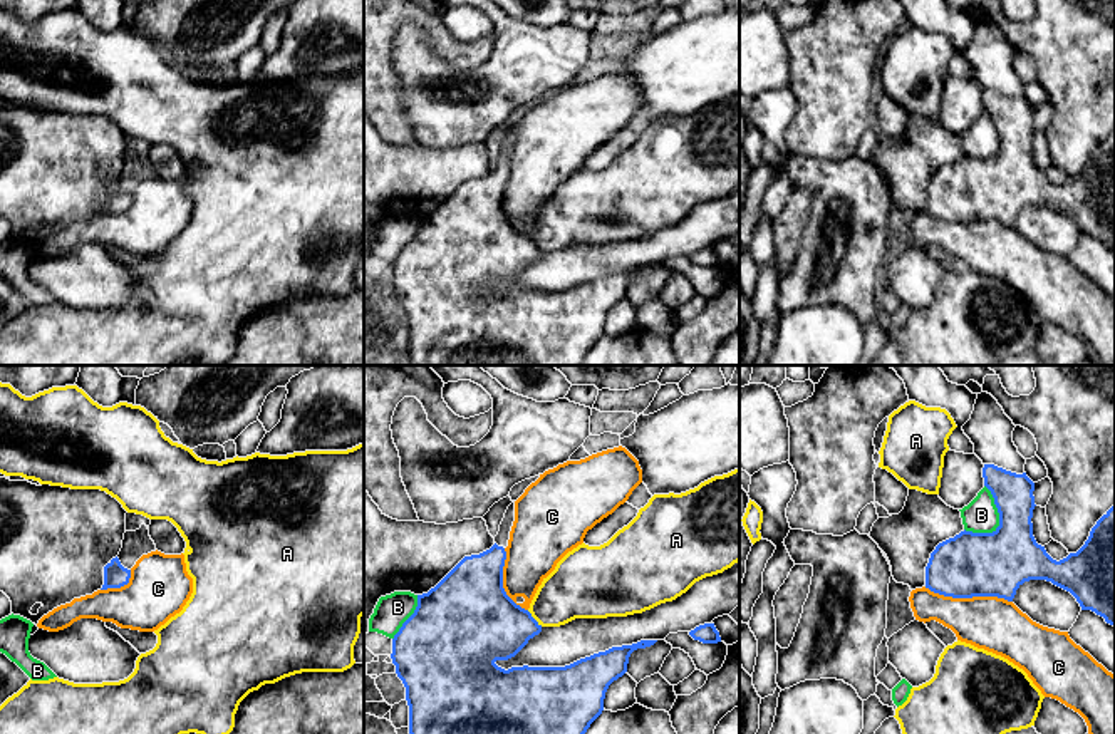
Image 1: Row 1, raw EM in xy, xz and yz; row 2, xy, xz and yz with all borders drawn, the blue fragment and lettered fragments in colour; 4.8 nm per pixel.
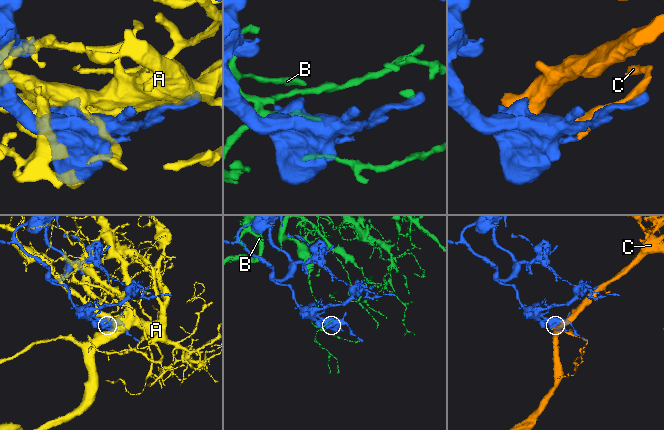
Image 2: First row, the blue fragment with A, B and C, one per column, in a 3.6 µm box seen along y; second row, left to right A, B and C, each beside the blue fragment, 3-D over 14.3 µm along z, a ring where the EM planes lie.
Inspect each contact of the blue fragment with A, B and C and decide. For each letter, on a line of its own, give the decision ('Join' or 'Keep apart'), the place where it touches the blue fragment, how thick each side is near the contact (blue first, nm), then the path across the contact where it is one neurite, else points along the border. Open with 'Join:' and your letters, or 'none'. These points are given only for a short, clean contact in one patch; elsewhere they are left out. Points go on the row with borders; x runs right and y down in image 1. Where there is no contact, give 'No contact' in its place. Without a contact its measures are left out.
Join: none
A: Keep apart. Touches blue at xz (534, 619). Thickness 380 nm (blue) against 280 nm
B: Keep apart. Touches blue at yz (1000, 522). Thickness 300 nm (blue) against 160 nm
C: Keep apart. Touches blue at yz (968, 597). Thickness 300 nm (blue) against 260 nm

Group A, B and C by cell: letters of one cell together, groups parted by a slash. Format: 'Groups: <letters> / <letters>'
Groups: A / B / C

